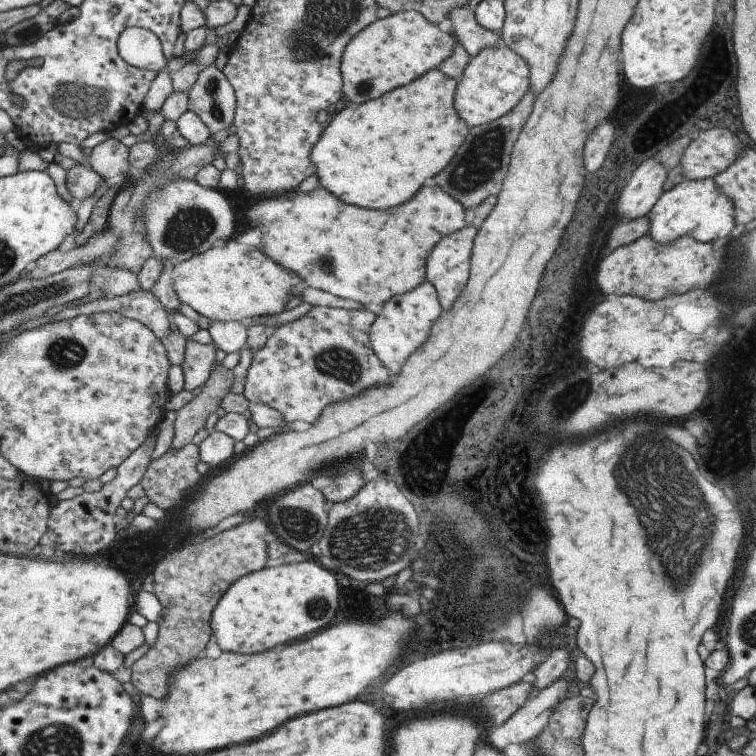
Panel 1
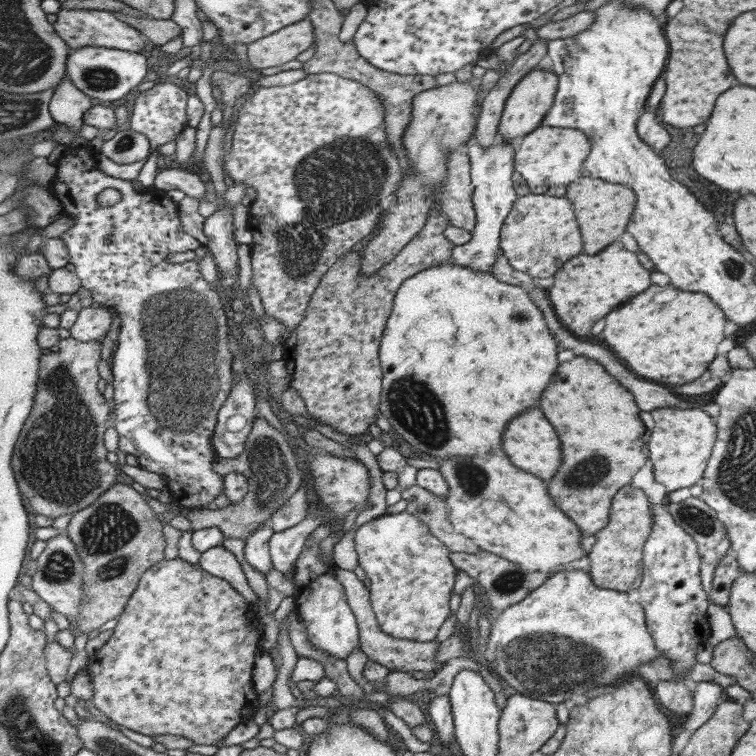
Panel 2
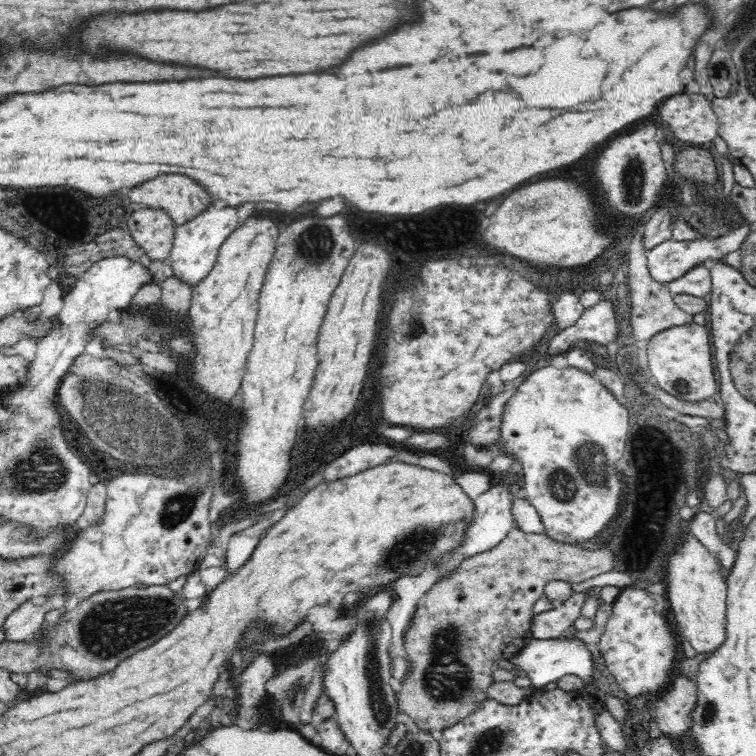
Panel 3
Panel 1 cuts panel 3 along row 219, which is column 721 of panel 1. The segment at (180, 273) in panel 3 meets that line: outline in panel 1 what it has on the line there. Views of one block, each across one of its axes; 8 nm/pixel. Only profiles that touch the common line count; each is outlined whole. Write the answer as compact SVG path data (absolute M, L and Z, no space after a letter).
M713 178L707 180L683 180L677 182L675 186L663 190L663 194L657 198L655 206L651 208L651 212L647 214L649 218L649 228L647 234L657 246L667 246L677 242L683 236L689 236L701 244L713 242L713 240L721 240L721 238L729 238L729 230L735 226L735 212L733 212L733 204L729 198L725 198Z

